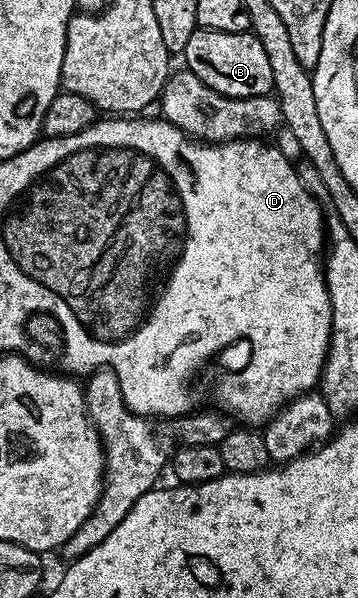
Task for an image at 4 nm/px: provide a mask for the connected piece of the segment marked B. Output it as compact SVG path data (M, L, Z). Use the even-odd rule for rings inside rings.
M198 29L190 37L182 52L182 59L183 66L195 73L206 85L210 85L210 89L231 99L249 99L267 95L273 90L274 73L270 70L266 49L262 49L262 41L258 41L251 30L222 33Z

